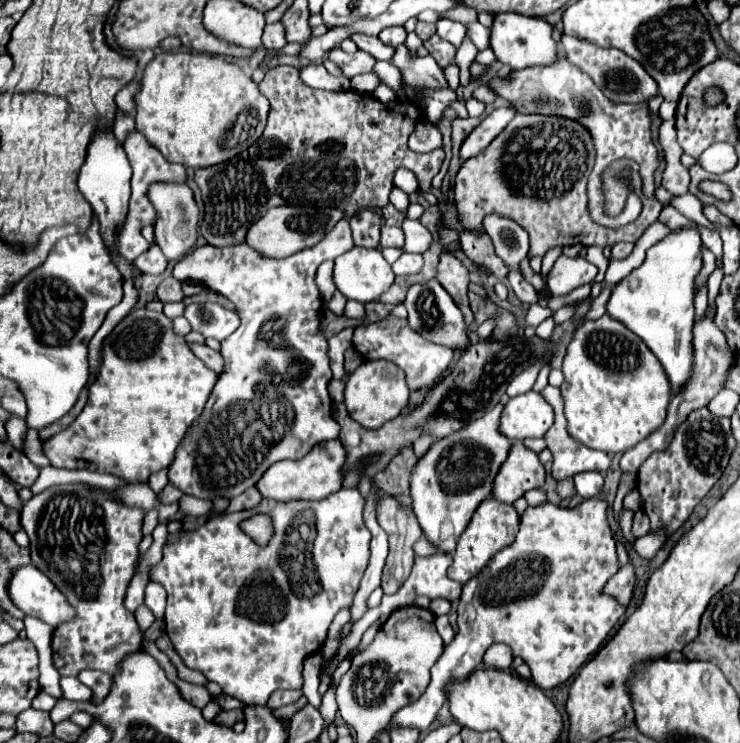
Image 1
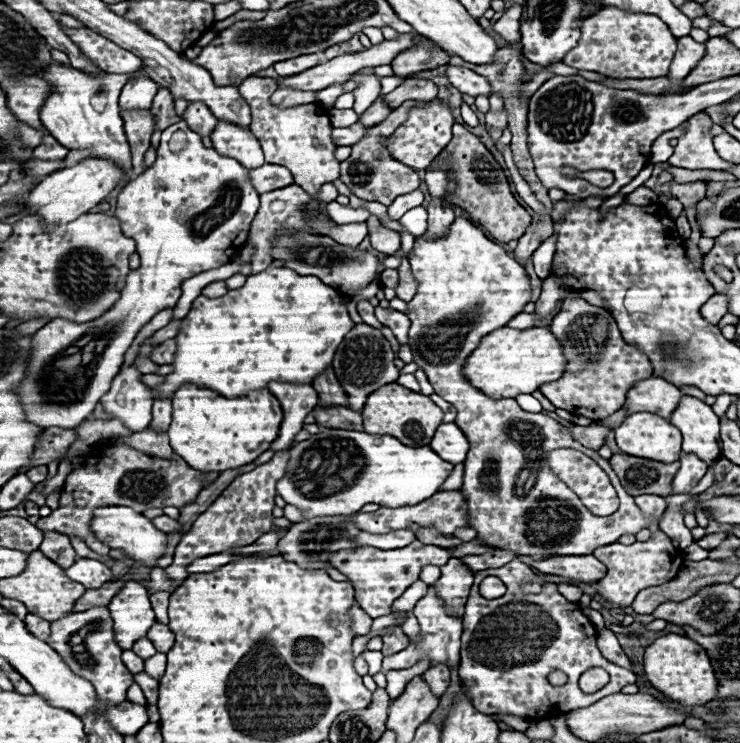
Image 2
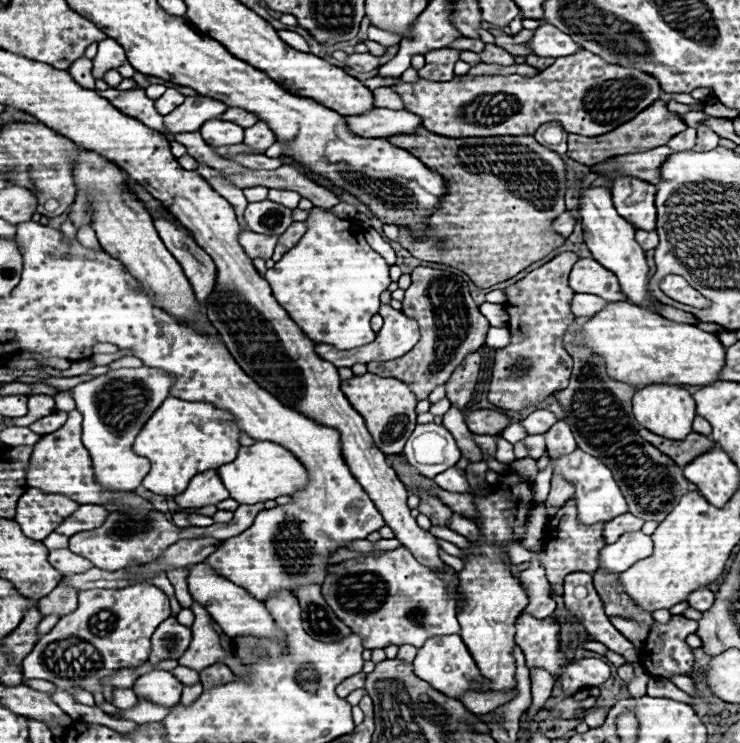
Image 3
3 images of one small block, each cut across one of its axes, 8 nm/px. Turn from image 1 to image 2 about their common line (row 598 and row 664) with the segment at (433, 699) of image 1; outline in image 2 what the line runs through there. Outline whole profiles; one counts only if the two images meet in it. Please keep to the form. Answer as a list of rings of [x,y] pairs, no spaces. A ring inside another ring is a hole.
[[[512,560],[502,568],[476,572],[462,616],[462,660],[458,668],[460,682],[472,704],[488,714],[504,712],[538,720],[584,708],[608,694],[620,692],[626,684],[634,684],[636,674],[632,670],[616,666],[600,654],[596,646],[596,628],[580,612],[576,602],[568,602],[558,592],[556,584],[546,584],[540,594],[524,594],[520,590],[518,584],[532,576],[536,576],[532,568],[520,560]],[[486,576],[500,578],[508,588],[506,594],[496,600],[482,598],[478,586]],[[590,668],[604,668],[610,674],[610,682],[594,694],[584,694],[578,688],[578,678]],[[554,670],[562,670],[568,676],[564,686],[552,686],[548,682],[548,676]]]

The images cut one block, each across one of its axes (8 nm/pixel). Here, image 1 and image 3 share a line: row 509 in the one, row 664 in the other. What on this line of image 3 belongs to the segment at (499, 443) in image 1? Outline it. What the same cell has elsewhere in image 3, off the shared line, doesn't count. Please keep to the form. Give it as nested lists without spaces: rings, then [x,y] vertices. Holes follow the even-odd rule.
[[[448,634],[448,636],[434,636],[430,638],[420,650],[418,656],[414,660],[414,674],[428,682],[432,688],[436,688],[438,692],[444,692],[450,698],[462,698],[464,692],[474,690],[474,684],[488,684],[488,680],[482,678],[474,658],[470,656],[466,644],[462,642],[462,638],[458,634]]]

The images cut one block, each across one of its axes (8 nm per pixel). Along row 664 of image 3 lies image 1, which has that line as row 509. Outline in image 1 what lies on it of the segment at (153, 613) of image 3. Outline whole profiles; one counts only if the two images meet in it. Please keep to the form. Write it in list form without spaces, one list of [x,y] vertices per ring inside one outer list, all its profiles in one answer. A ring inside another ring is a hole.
[[[86,484],[52,486],[52,488],[48,488],[48,490],[44,490],[42,494],[32,496],[32,498],[28,500],[28,504],[24,504],[20,522],[22,522],[22,528],[26,530],[26,534],[28,534],[28,538],[30,538],[32,564],[34,564],[40,572],[44,572],[44,574],[56,584],[56,588],[60,588],[60,592],[64,592],[64,596],[68,596],[68,602],[76,608],[76,612],[80,612],[80,620],[72,620],[72,624],[60,624],[60,628],[56,628],[54,634],[52,634],[52,662],[54,662],[54,668],[58,670],[60,676],[78,676],[82,670],[100,670],[100,672],[106,672],[106,674],[110,674],[110,676],[116,676],[120,662],[122,662],[126,656],[130,656],[130,654],[142,650],[142,636],[144,636],[144,634],[142,634],[142,630],[138,628],[134,614],[128,612],[128,610],[124,608],[124,596],[126,596],[128,584],[130,584],[130,580],[132,580],[132,576],[134,576],[134,562],[136,562],[136,558],[138,558],[138,544],[140,544],[140,540],[142,540],[142,520],[144,520],[144,512],[142,512],[140,508],[128,508],[128,506],[116,502],[116,500],[110,500],[110,498],[106,498],[102,492],[90,490]]]

